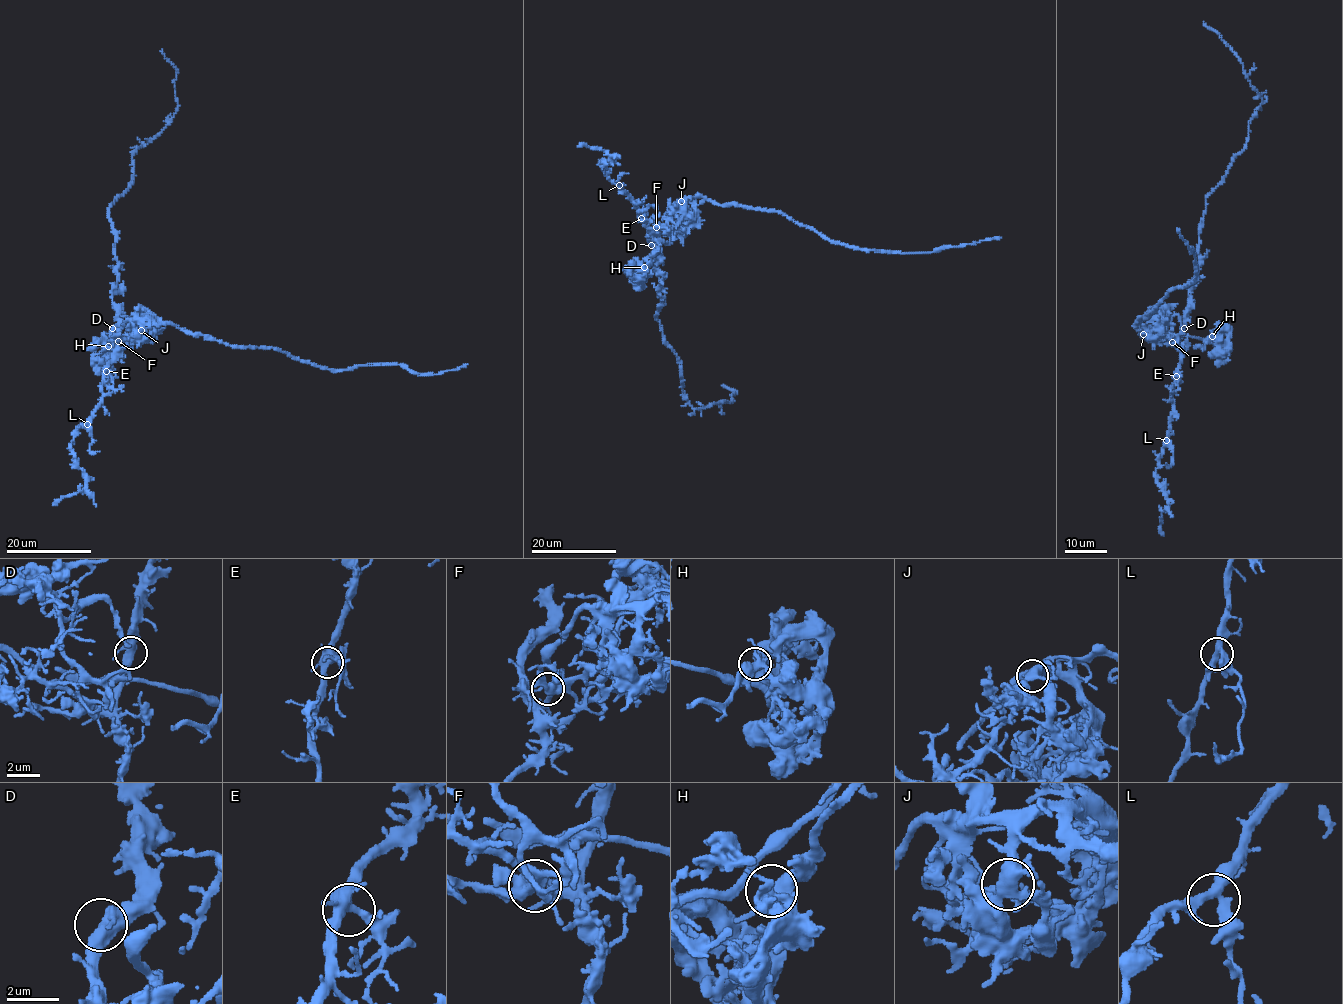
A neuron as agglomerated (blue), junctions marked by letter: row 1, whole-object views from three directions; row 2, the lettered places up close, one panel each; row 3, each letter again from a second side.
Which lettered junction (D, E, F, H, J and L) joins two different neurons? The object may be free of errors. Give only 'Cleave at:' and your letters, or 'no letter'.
Cleave at: F

